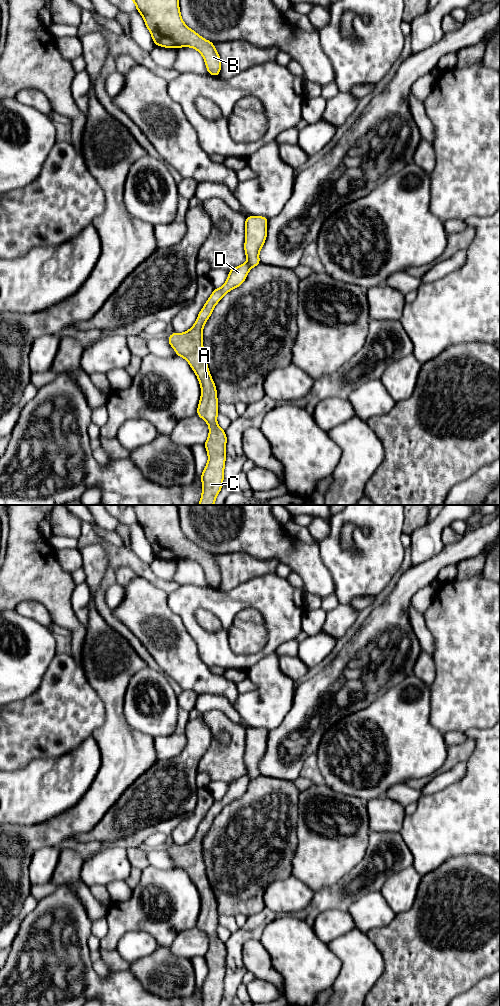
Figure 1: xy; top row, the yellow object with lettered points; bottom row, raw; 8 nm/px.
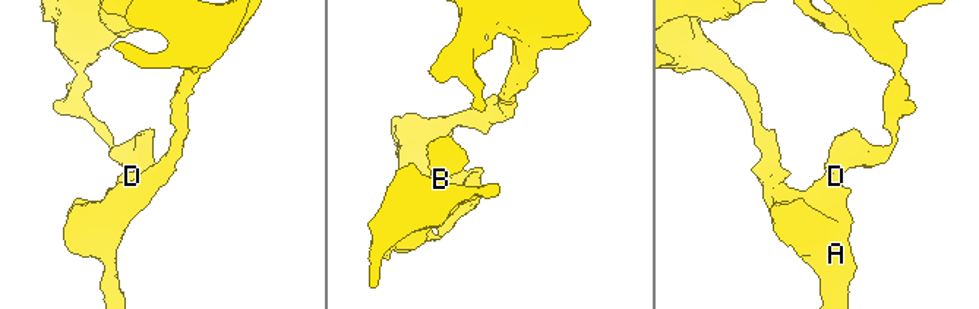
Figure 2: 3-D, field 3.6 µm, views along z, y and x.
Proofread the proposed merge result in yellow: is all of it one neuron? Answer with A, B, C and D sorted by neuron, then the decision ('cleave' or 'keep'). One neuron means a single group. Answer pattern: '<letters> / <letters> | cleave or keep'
A C D / B | cleave

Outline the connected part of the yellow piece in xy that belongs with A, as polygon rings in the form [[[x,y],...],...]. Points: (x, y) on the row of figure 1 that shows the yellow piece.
[[[247,263],[229,269],[226,282],[222,287],[214,289],[199,312],[194,325],[184,333],[172,333],[167,339],[170,346],[175,350],[176,356],[183,357],[198,378],[201,397],[196,414],[209,427],[209,435],[204,443],[208,454],[208,462],[200,476],[202,494],[198,505],[214,505],[216,497],[222,489],[227,443],[225,430],[221,429],[217,423],[219,402],[217,400],[217,389],[211,377],[203,347],[203,327],[217,303],[226,293],[243,284],[250,269]]]

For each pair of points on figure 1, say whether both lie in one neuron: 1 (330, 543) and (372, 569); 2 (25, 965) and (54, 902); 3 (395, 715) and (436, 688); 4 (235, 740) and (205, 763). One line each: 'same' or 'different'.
1: same
2: same
3: different
4: same

